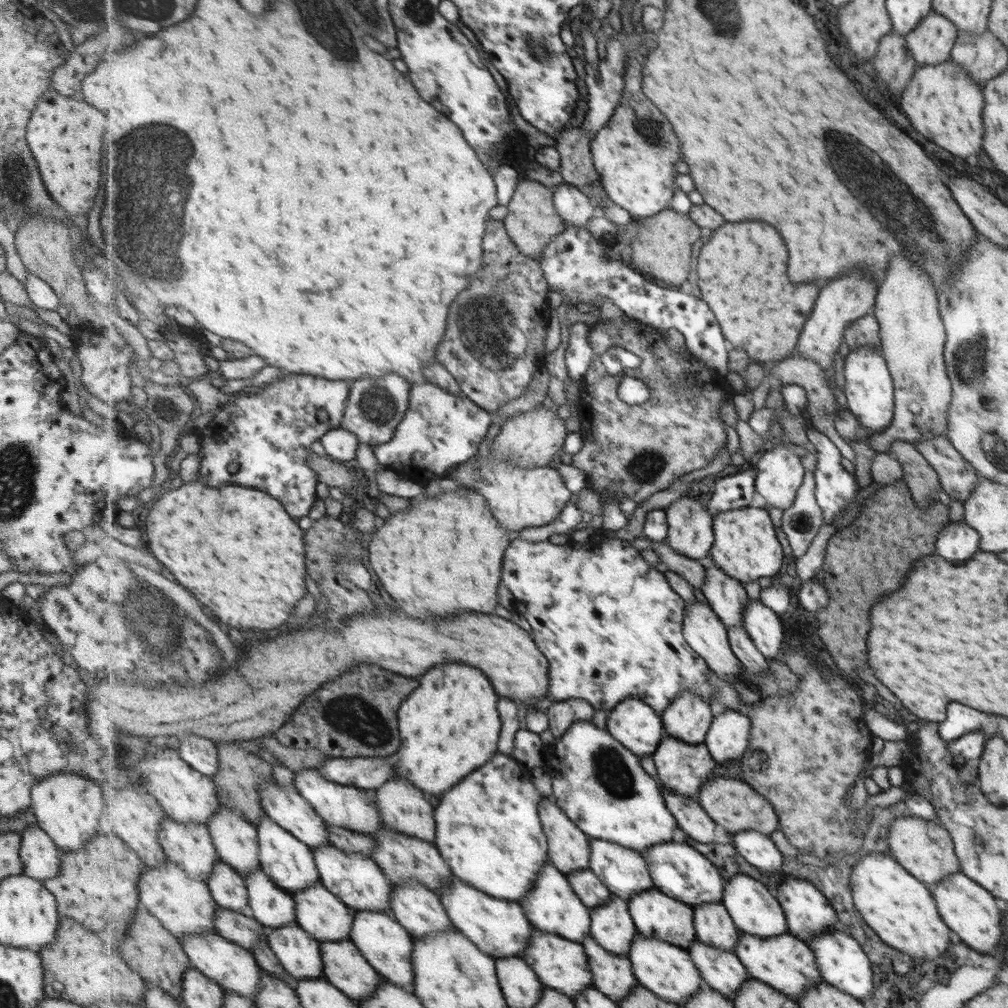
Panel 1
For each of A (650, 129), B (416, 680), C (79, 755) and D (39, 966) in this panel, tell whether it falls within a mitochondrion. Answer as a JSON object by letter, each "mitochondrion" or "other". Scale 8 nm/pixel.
{"A":"mitochondrion","B":"other","C":"mitochondrion","D":"other"}

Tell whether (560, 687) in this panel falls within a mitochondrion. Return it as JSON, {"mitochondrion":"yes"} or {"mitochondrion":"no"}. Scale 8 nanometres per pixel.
{"mitochondrion":"no"}

